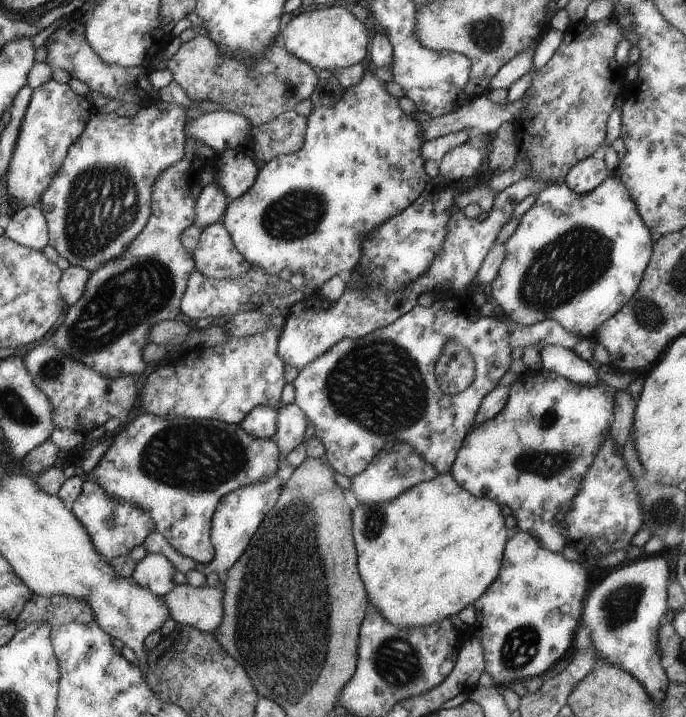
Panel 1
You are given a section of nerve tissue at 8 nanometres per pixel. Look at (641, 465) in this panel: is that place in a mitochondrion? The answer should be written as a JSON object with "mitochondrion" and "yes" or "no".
{"mitochondrion":"no"}

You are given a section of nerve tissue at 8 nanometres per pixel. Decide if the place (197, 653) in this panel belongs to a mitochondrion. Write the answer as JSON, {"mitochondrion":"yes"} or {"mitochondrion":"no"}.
{"mitochondrion":"no"}

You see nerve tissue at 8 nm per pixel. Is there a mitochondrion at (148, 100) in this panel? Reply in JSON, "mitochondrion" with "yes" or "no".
{"mitochondrion":"no"}

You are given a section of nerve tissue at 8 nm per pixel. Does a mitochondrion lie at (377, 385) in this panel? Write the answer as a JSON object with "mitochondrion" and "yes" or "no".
{"mitochondrion":"yes"}

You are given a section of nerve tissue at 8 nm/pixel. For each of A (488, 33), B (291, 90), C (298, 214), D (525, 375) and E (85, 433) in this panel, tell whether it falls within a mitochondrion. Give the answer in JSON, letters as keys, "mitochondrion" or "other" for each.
{"A":"mitochondrion","B":"other","C":"mitochondrion","D":"other","E":"other"}

